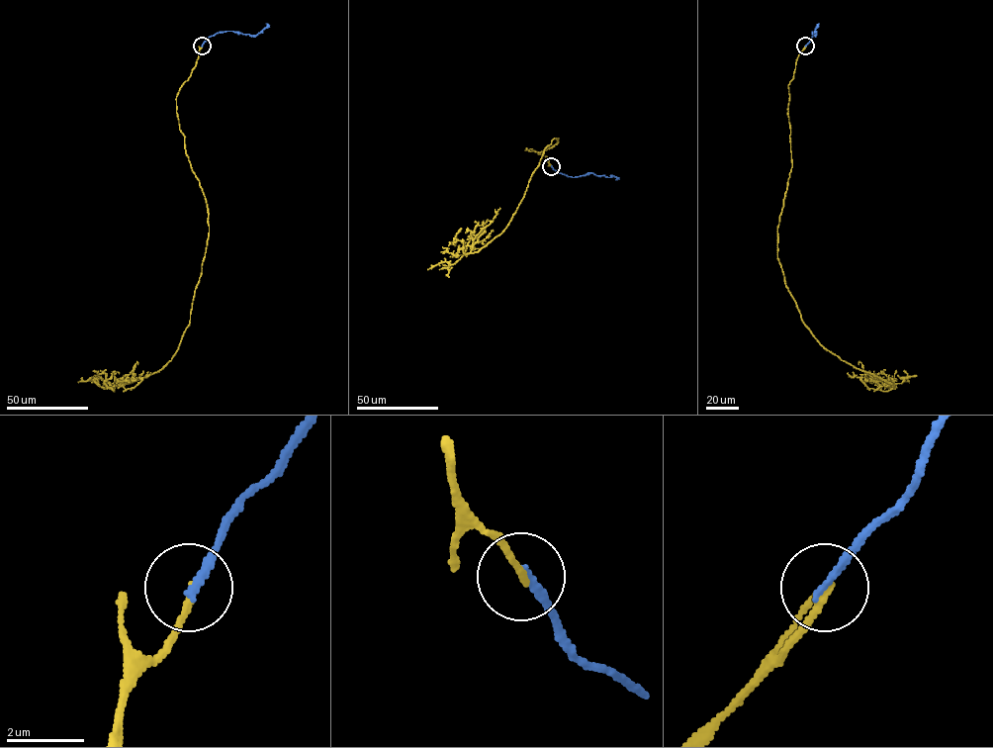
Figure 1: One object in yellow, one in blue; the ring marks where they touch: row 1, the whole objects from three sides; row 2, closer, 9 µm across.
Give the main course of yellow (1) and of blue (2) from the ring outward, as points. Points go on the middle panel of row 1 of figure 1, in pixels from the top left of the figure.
1: (551, 166), (525, 148), (540, 152), (558, 139), (544, 148), (508, 225), (472, 252), (473, 240), (500, 208)
2: (551, 166), (568, 176), (591, 173), (614, 176), (615, 180)

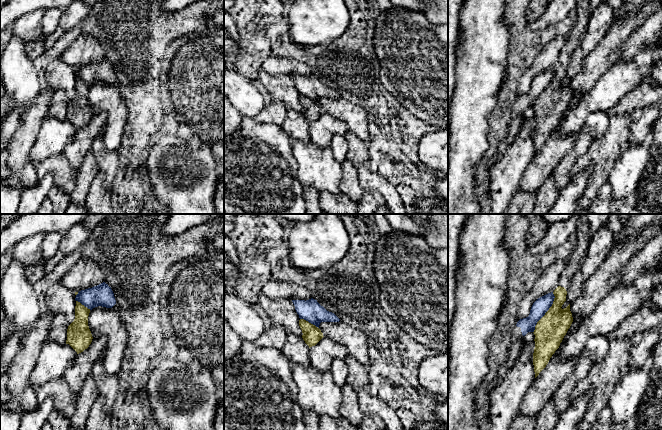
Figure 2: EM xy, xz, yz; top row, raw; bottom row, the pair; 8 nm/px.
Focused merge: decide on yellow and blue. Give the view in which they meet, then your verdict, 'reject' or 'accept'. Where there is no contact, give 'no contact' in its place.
yz | reject

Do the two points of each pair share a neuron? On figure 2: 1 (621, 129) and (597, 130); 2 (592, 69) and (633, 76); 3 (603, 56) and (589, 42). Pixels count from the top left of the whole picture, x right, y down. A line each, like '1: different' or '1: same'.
1: different
2: different
3: different

